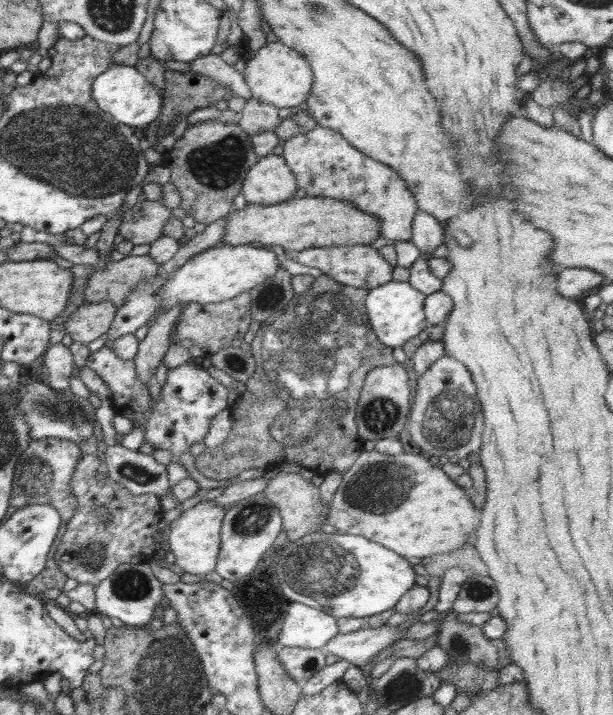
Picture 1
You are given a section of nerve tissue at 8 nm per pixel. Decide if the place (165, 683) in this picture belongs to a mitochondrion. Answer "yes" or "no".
yes

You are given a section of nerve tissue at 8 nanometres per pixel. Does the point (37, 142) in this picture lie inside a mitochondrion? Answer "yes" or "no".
yes

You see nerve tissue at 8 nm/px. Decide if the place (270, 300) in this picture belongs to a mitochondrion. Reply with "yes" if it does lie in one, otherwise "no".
yes

